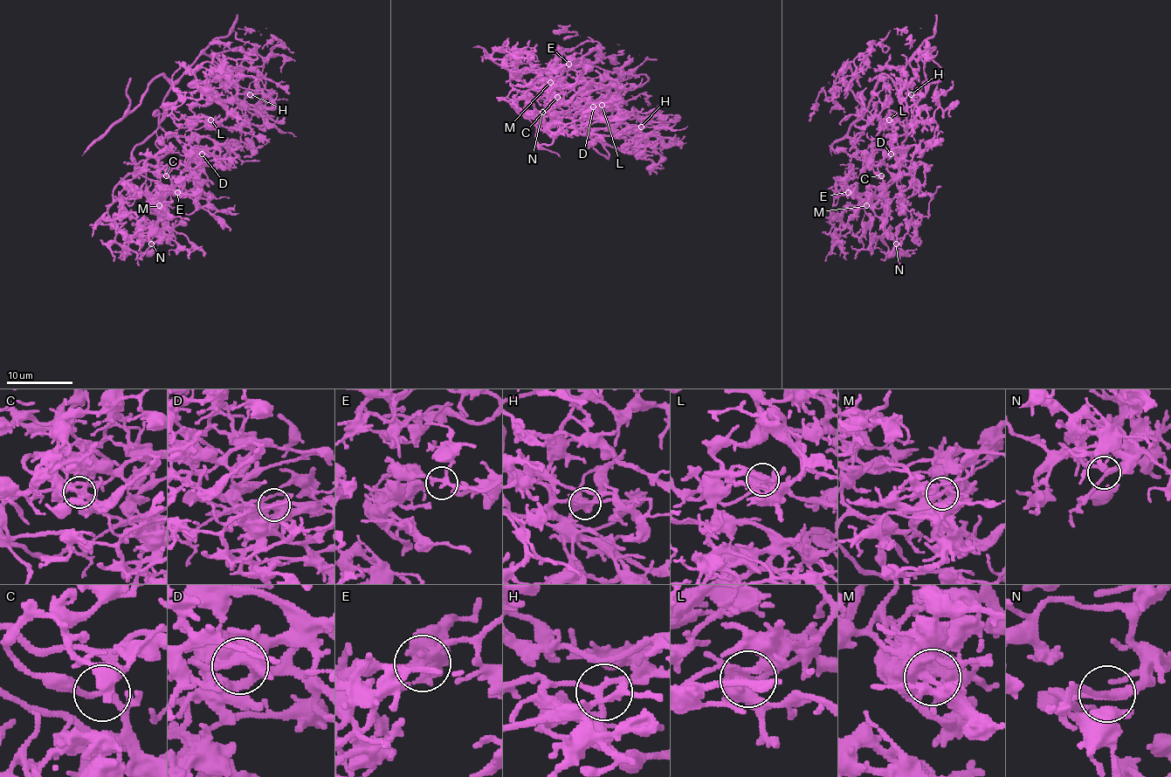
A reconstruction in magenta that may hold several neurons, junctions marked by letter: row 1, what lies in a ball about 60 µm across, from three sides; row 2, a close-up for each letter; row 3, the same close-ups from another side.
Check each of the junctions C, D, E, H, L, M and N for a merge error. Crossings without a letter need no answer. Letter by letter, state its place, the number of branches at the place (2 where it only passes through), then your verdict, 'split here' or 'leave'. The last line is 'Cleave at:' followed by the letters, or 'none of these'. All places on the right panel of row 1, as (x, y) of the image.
C: place (881, 175); branches 3; leave
D: place (891, 154); branches 4; leave
E: place (848, 192); branches 3; leave
H: place (911, 94); branches 3; leave
L: place (889, 120); branches 4; leave
M: place (866, 205); branches 4; leave
N: place (896, 244); branches 4; leave
Cleave at: none of these

